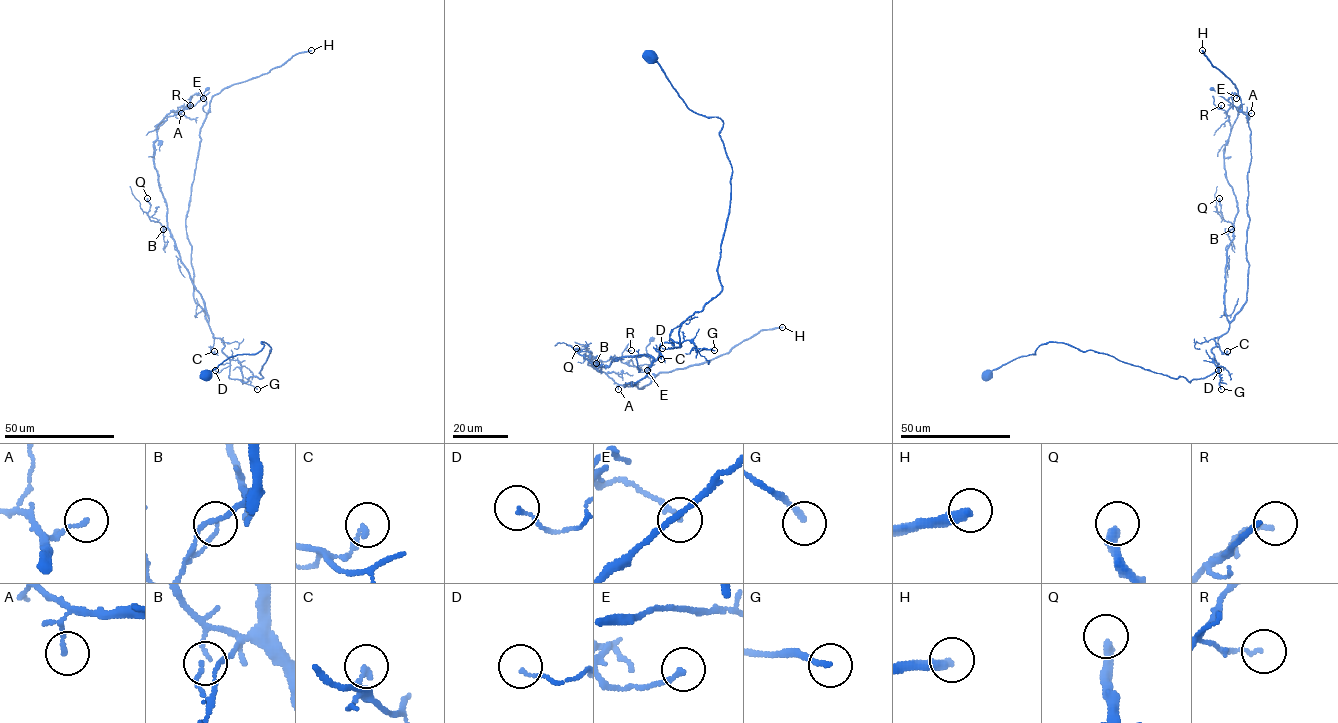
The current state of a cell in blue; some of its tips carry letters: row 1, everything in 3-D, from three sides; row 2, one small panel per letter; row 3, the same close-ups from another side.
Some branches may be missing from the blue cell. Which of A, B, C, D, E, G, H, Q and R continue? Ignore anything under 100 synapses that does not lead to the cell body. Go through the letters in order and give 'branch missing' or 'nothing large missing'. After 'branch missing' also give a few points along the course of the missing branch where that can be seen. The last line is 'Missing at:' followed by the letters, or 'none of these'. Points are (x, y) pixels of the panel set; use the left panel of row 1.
A: nothing large missing
B: nothing large missing
C: nothing large missing
D: nothing large missing
E: nothing large missing
G: nothing large missing
H: branch missing
Q: nothing large missing
R: nothing large missing
Missing at: H

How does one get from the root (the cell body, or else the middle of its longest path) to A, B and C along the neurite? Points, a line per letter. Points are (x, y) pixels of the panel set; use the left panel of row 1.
A: (205, 375), (261, 342), (271, 348), (262, 378), (229, 377), (172, 238), (153, 143), (181, 113)
B: (205, 375), (229, 357), (257, 353), (261, 342), (271, 348), (262, 378), (229, 377), (224, 343), (163, 229)
C: (205, 375), (261, 342), (271, 348), (263, 377), (246, 382), (229, 377), (220, 338), (214, 351)

